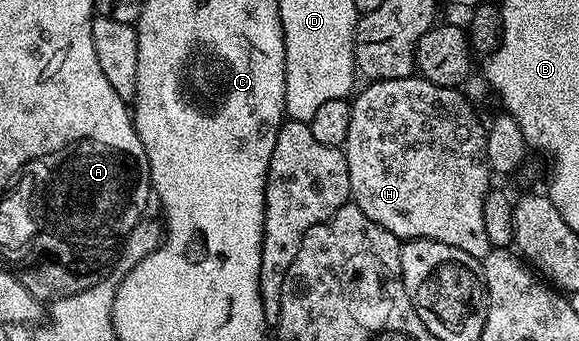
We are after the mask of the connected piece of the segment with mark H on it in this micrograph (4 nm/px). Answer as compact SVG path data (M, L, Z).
M418 74L398 79L373 80L363 86L365 88L361 92L359 89L351 101L350 130L346 134L346 142L342 145L350 170L351 203L358 205L362 214L370 218L370 222L378 222L378 226L390 230L390 234L394 234L402 242L405 240L442 242L446 246L466 250L466 254L470 254L478 261L483 261L493 248L511 249L514 244L514 200L504 192L492 192L488 196L490 169L486 154L486 142L488 141L486 124L485 121L480 121L479 114L471 108L472 104L463 96L463 91L460 88L440 87Z

